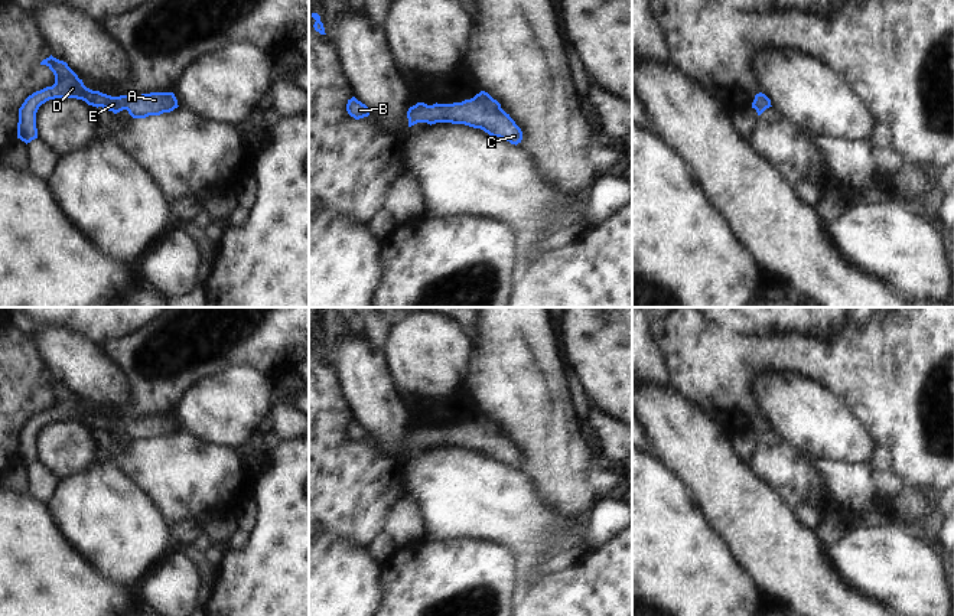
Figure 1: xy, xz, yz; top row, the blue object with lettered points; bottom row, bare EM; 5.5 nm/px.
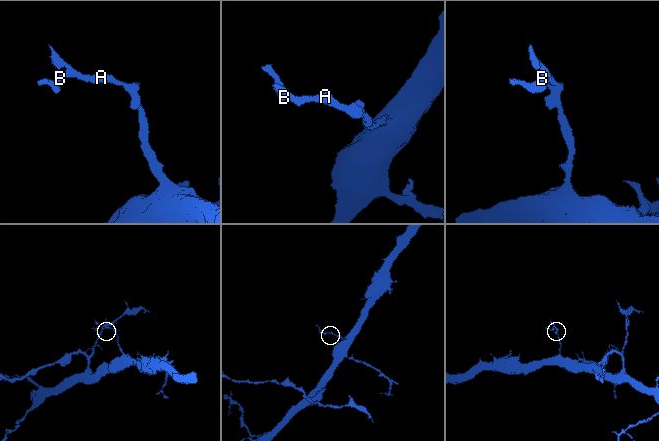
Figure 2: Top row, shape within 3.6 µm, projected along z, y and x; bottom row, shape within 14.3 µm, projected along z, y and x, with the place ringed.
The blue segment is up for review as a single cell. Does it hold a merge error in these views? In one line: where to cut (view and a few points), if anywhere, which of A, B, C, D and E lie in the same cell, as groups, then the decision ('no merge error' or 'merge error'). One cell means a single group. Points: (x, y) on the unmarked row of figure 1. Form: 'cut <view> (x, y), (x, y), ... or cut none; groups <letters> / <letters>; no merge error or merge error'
cut none; groups A B C D E; no merge error

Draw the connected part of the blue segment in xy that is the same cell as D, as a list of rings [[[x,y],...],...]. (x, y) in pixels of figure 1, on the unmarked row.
[[[52,378],[40,385],[55,398],[55,407],[29,418],[19,431],[17,462],[26,467],[38,462],[36,436],[42,427],[55,421],[76,421],[92,430],[102,430],[114,437],[127,433],[133,441],[160,439],[178,431],[173,415],[150,415],[137,420],[111,420],[87,411],[82,402],[68,390],[66,385]]]

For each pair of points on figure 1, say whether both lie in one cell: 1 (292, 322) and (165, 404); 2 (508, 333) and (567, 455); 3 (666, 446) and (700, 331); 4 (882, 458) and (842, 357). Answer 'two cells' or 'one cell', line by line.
1: one cell
2: one cell
3: two cells
4: two cells

